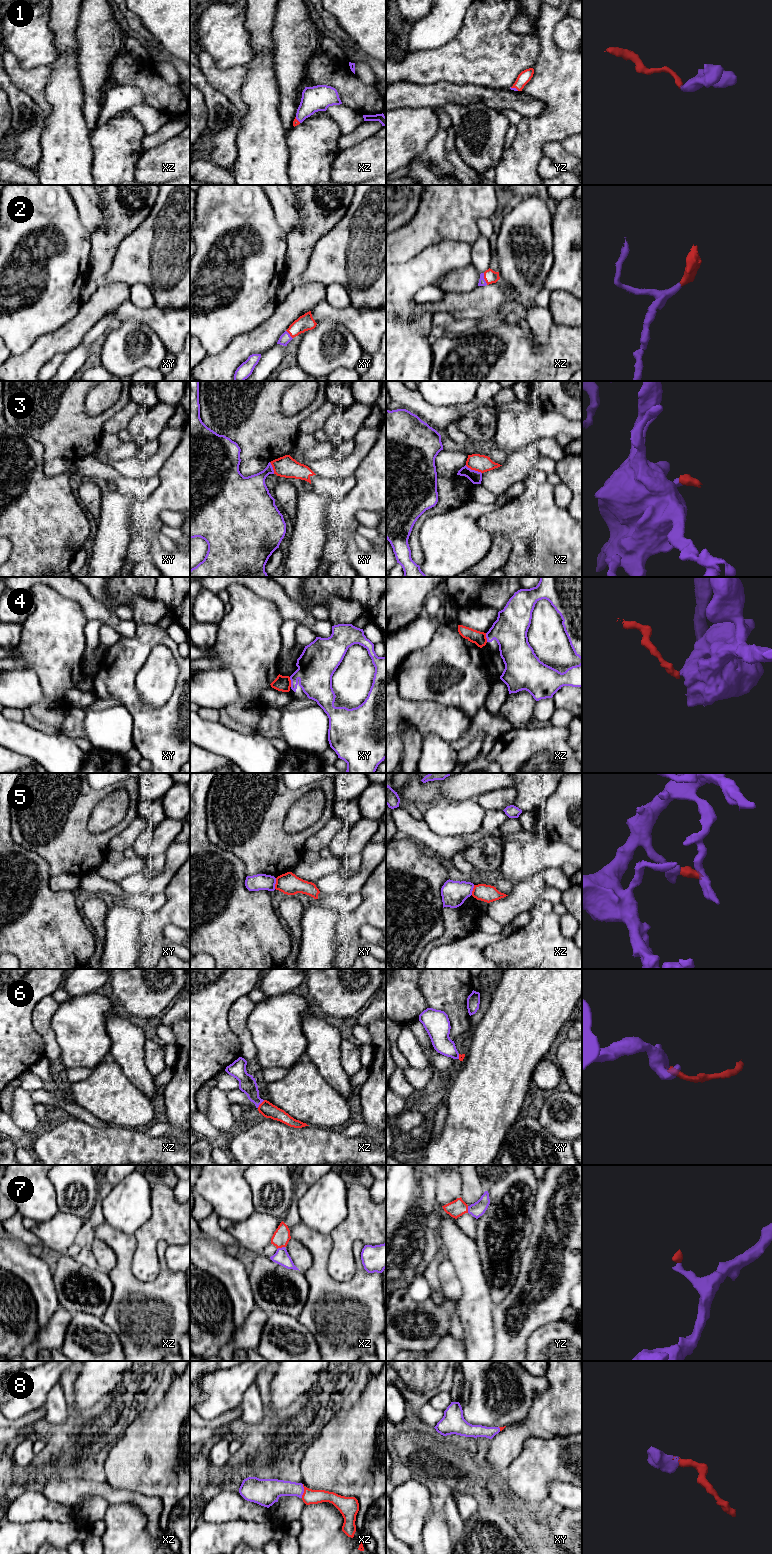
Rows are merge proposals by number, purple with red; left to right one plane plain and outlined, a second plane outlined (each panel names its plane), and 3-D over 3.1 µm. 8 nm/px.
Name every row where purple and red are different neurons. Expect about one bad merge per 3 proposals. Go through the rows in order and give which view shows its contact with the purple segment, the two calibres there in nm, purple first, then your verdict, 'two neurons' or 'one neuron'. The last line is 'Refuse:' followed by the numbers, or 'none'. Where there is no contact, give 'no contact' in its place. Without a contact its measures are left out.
1: yz | 20/100 nm | one neuron
2: xz | 60/110 nm | one neuron
3: xz | 100/140 nm | two neurons
4: xy | 300/130 nm | one neuron
5: xy | 130/170 nm | two neurons
6: xz | 140/120 nm | one neuron
7: xz | 120/140 nm | one neuron
8: xz | 170/120 nm | one neuron
Refuse: 3, 5

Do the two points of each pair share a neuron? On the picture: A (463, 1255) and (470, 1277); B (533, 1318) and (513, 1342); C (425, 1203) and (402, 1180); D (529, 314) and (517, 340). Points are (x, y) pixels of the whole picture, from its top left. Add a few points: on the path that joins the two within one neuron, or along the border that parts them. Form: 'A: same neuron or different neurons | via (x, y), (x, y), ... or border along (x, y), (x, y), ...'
A: same neuron | via (466, 1260), (470, 1272)
B: same neuron | via (527, 1324), (518, 1336)
C: same neuron | via (419, 1197), (408, 1186)
D: different neurons | border along (552, 322), (547, 340), (539, 344)

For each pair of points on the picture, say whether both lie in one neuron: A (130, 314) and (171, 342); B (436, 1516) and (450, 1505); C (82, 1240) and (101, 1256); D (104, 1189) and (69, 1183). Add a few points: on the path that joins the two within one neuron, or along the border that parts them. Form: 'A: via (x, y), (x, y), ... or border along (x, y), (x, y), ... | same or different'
A: via (141, 315), (149, 316), (164, 331) | same
B: border along (443, 1508), (443, 1517), (449, 1534) | different
C: border along (94, 1238), (89, 1249), (101, 1267) | different
D: border along (96, 1175), (98, 1182), (97, 1196), (90, 1210) | different

